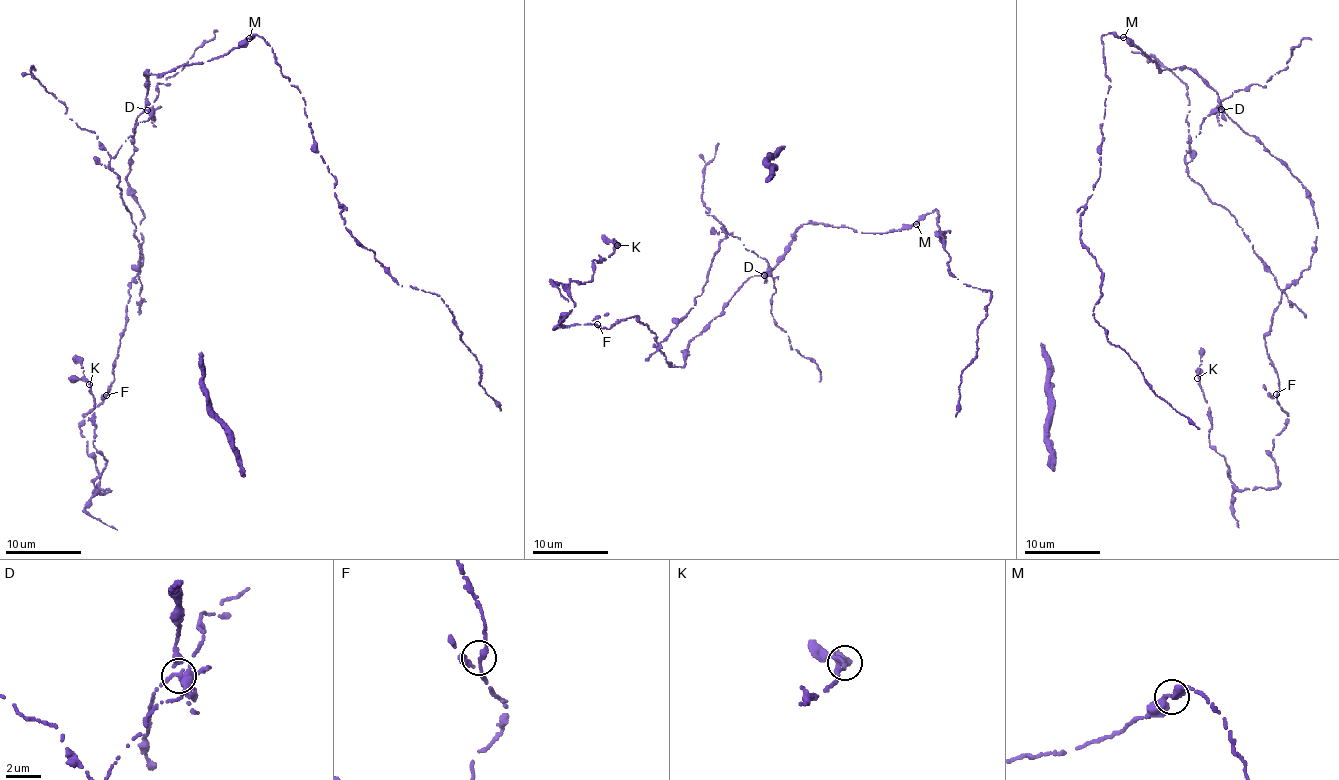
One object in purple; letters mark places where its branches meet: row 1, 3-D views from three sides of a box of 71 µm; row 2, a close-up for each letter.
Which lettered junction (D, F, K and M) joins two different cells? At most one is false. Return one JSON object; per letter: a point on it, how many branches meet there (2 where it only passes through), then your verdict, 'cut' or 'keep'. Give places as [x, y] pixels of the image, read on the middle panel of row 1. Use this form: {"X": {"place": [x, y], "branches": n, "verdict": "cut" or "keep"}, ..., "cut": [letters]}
{"D": {"place": [764, 275], "branches": 3, "verdict": "cut"}, "F": {"place": [597, 324], "branches": 3, "verdict": "keep"}, "K": {"place": [617, 245], "branches": 2, "verdict": "keep"}, "M": {"place": [916, 224], "branches": 2, "verdict": "keep"}, "cut": ["D"]}

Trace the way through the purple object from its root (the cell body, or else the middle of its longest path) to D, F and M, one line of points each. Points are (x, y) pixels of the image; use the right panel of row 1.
D: (1281, 162), (1226, 115), (1222, 108)
F: (1281, 162), (1305, 190), (1317, 221), (1317, 238), (1310, 264), (1281, 292), (1264, 338), (1279, 379), (1276, 394)
M: (1281, 162), (1226, 115), (1218, 95), (1204, 80), (1189, 69), (1159, 70), (1156, 61), (1123, 37)

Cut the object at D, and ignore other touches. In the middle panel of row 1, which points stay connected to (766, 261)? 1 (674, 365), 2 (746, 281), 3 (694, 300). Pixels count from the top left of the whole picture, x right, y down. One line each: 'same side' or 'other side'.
1: other side
2: other side
3: same side

